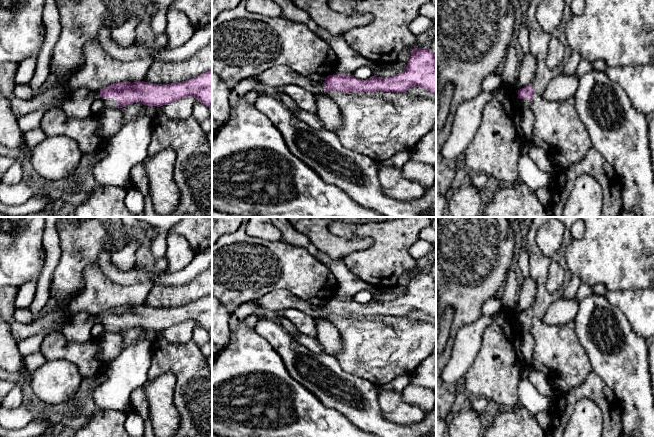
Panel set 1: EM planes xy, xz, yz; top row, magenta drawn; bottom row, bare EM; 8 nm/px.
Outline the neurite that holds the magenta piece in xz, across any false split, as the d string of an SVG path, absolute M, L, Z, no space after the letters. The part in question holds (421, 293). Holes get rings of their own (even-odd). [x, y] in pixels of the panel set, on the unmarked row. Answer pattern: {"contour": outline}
{"contour": "M412 273L406 293L399 298L381 302L373 300L367 304L357 303L351 298L329 299L322 307L295 296L288 290L277 289L256 299L259 308L271 311L299 309L315 319L337 314L342 316L406 316L412 311L421 311L436 318L436 279L430 273Z"}

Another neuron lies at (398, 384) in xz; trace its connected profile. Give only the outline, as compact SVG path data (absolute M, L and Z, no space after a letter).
M411 374L402 375L392 380L390 383L385 384L381 387L386 390L394 390L397 392L402 392L402 390L410 384L410 381L411 381Z

